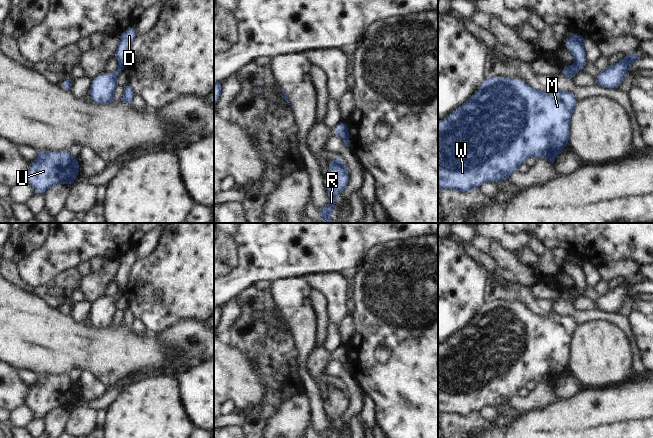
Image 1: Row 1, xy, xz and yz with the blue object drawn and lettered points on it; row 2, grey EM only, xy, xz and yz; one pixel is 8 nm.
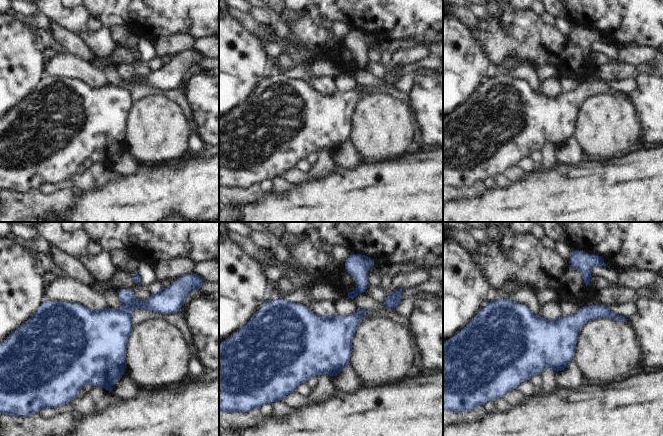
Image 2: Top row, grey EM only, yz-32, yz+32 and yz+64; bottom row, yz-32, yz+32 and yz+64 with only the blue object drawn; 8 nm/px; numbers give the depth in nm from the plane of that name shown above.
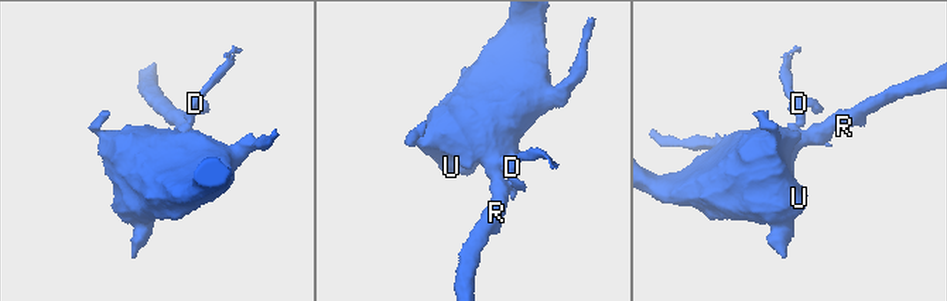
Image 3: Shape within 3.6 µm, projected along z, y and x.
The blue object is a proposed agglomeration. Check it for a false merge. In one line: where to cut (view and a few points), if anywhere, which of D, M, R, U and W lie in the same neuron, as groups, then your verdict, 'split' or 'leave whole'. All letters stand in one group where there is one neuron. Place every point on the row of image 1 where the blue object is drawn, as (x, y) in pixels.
cut in xy along (118, 66), (124, 69); D / M R U W; split

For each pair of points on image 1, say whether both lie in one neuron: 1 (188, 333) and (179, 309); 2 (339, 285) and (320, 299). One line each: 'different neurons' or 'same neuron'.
1: different neurons
2: different neurons

